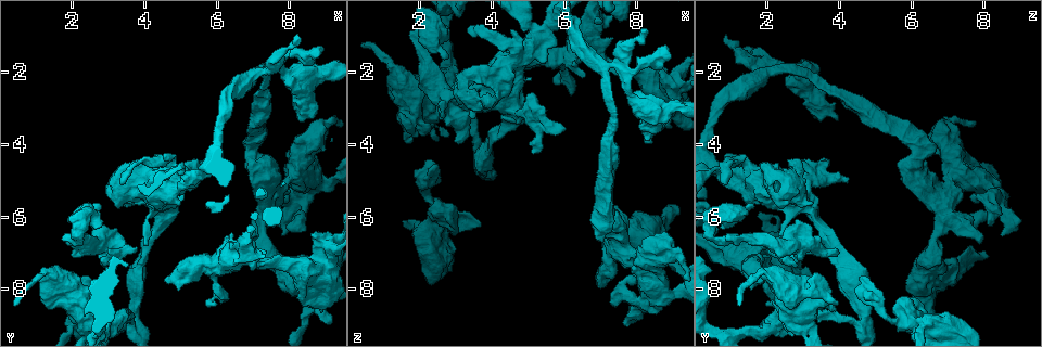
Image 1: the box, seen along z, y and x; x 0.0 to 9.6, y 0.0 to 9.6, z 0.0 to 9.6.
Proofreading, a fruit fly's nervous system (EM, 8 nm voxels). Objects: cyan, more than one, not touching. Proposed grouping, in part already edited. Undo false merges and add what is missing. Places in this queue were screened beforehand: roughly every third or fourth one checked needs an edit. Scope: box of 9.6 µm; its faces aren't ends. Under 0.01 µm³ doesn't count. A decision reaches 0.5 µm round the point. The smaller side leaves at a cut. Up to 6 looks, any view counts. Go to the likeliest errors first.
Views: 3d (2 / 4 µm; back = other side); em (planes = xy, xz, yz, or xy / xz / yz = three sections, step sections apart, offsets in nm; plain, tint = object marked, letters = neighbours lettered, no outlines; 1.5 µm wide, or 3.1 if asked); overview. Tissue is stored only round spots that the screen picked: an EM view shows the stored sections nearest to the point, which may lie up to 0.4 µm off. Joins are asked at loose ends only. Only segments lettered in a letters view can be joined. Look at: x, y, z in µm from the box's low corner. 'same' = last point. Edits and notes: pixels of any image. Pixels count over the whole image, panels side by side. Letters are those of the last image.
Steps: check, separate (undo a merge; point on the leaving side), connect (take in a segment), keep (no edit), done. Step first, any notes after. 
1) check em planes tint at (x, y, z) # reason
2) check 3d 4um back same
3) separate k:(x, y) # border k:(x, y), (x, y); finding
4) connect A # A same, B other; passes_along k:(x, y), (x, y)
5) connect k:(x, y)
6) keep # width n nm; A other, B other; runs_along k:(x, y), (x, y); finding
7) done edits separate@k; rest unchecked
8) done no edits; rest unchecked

check 3d 4um at (2.45, 7.70, 4.60) # branch stops here

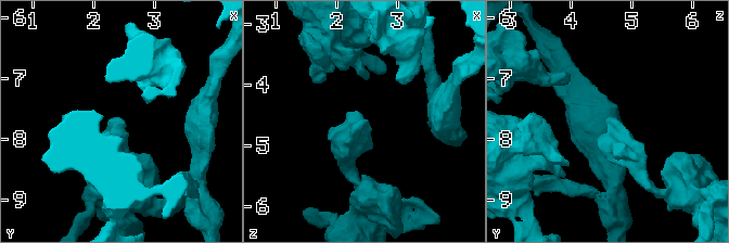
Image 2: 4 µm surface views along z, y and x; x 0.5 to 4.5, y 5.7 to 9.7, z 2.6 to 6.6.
check em planes letters at (2.40, 7.65, 4.60) # shape alone is not enough

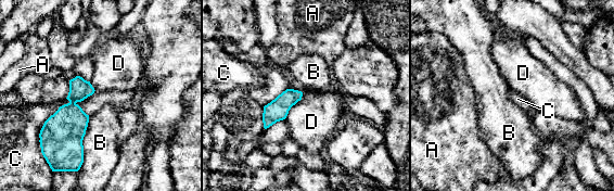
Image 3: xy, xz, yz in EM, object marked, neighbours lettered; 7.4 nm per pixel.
keep # A other, B other, C other, D other; no lettered segment goes on from it

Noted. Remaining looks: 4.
check 3d 4um at (2.95, 6.95, 2.90)

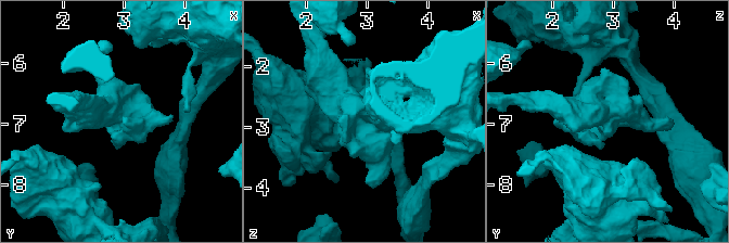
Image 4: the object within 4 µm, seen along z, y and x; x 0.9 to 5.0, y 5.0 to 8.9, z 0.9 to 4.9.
check em yz step 4 tint at (3.00, 6.85, 2.85) # shape alone is not enough

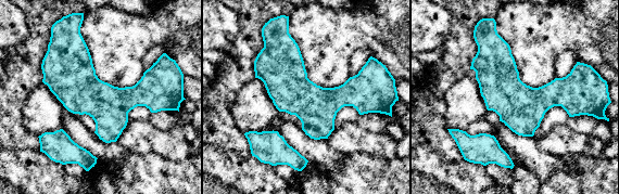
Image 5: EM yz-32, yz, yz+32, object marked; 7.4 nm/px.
check em yz step 4 letters same # what lies round it

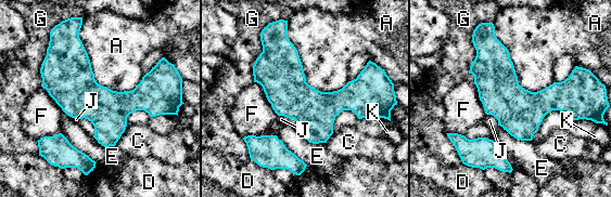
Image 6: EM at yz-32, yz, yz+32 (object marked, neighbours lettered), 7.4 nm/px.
keep # A other, C other, D other, E other, F other, G other, J other, K other; border 6:(79, 29), (99, 83), (140, 82); all the same neuron

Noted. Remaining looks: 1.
done no edits; rest unchecked

